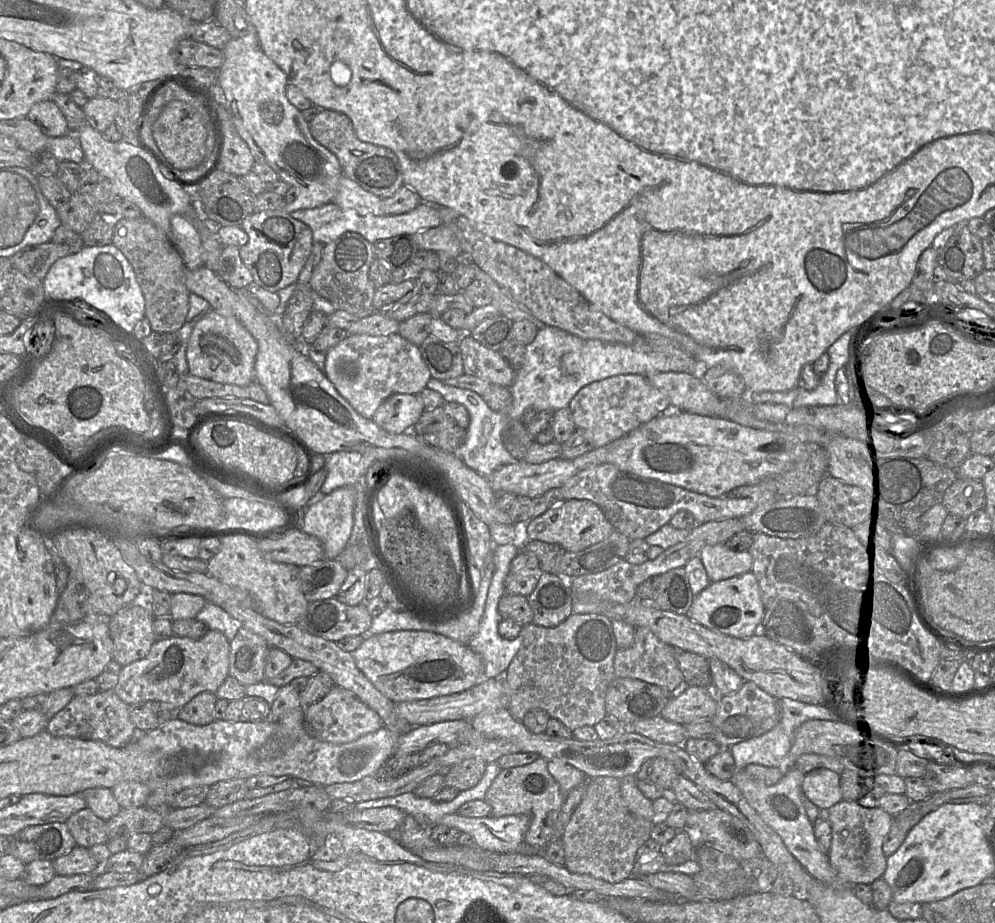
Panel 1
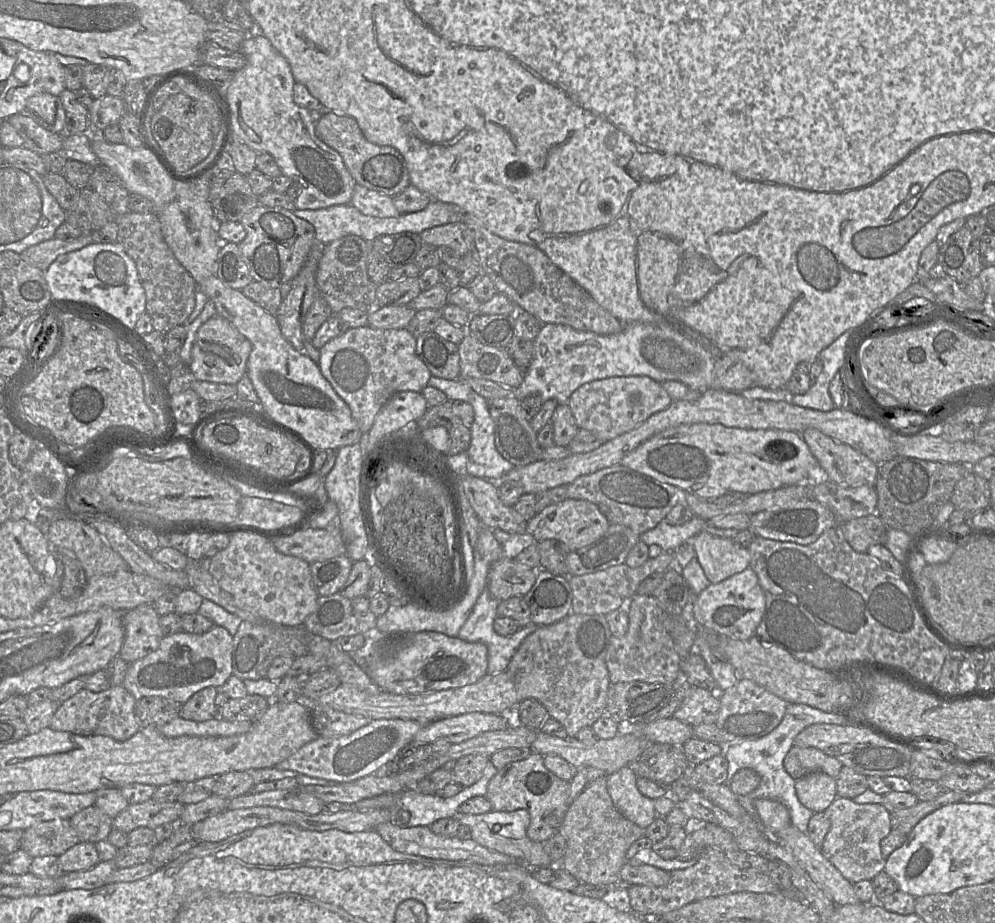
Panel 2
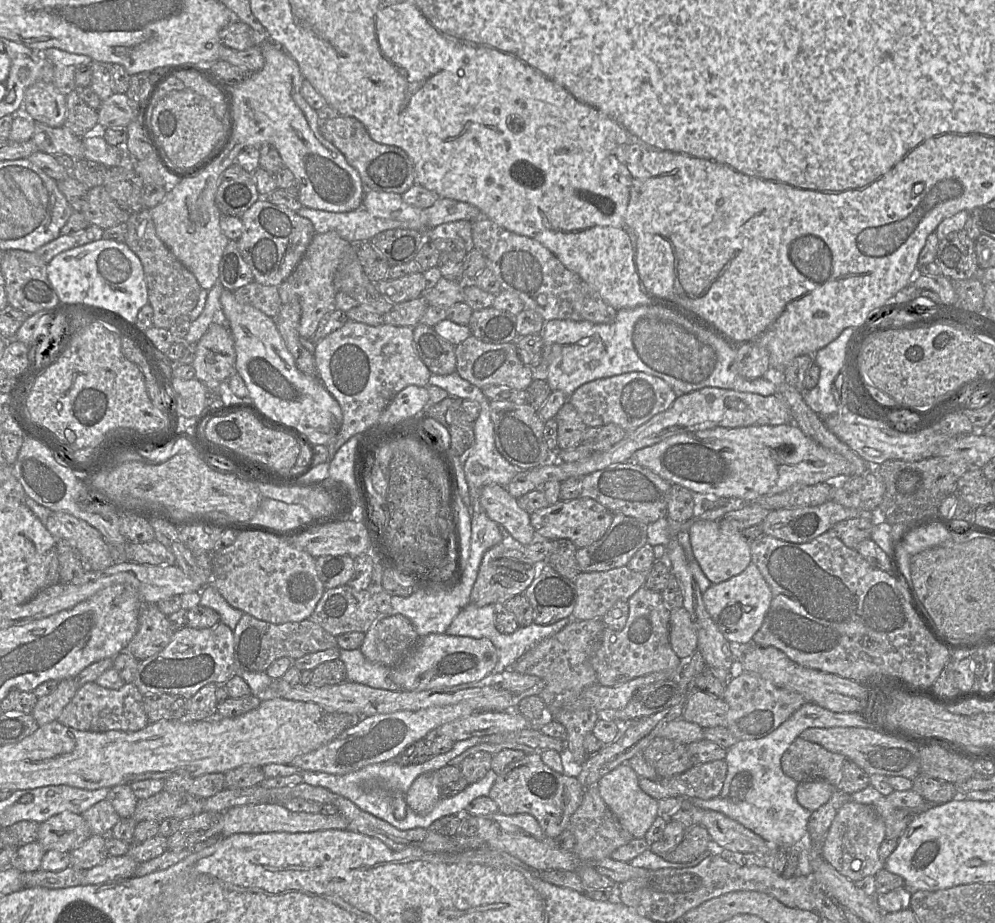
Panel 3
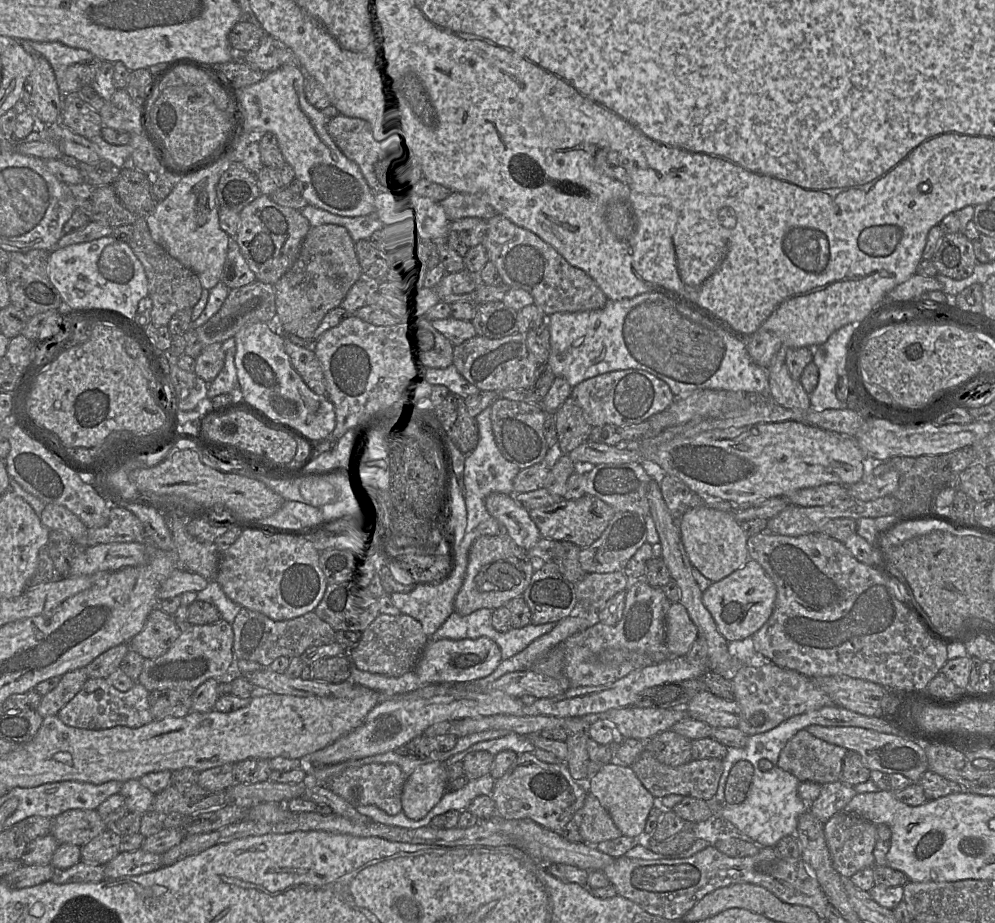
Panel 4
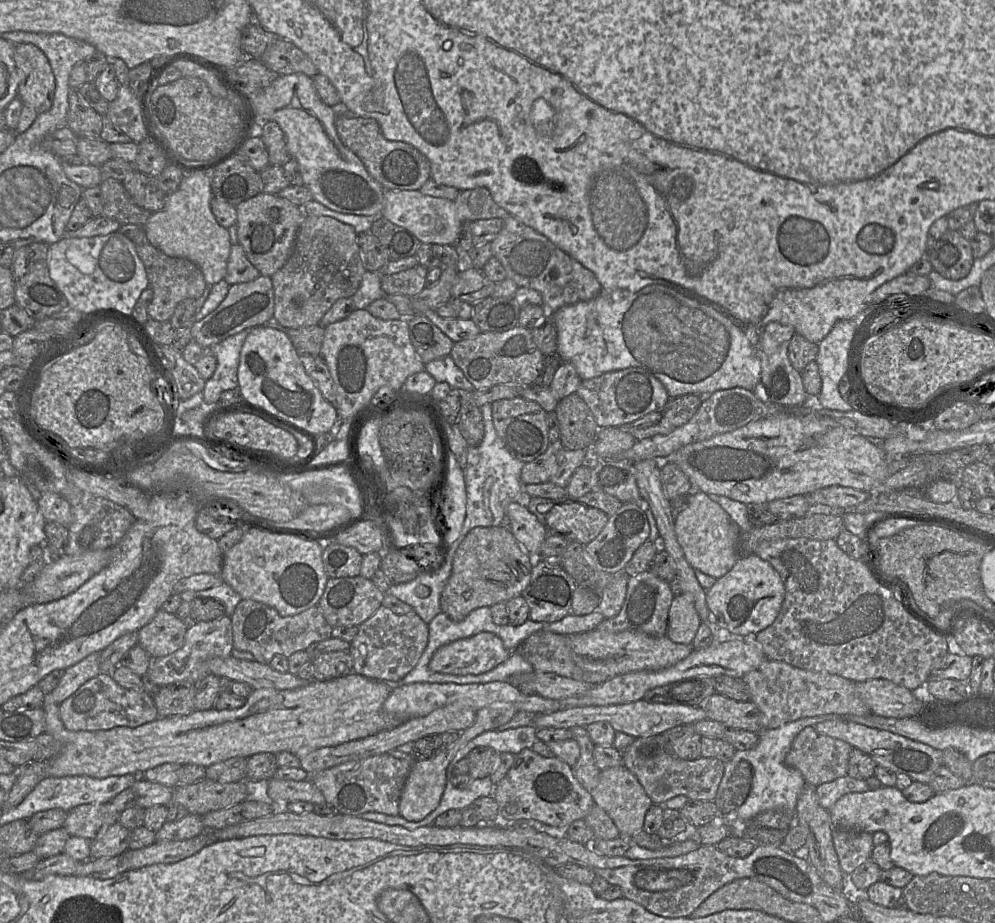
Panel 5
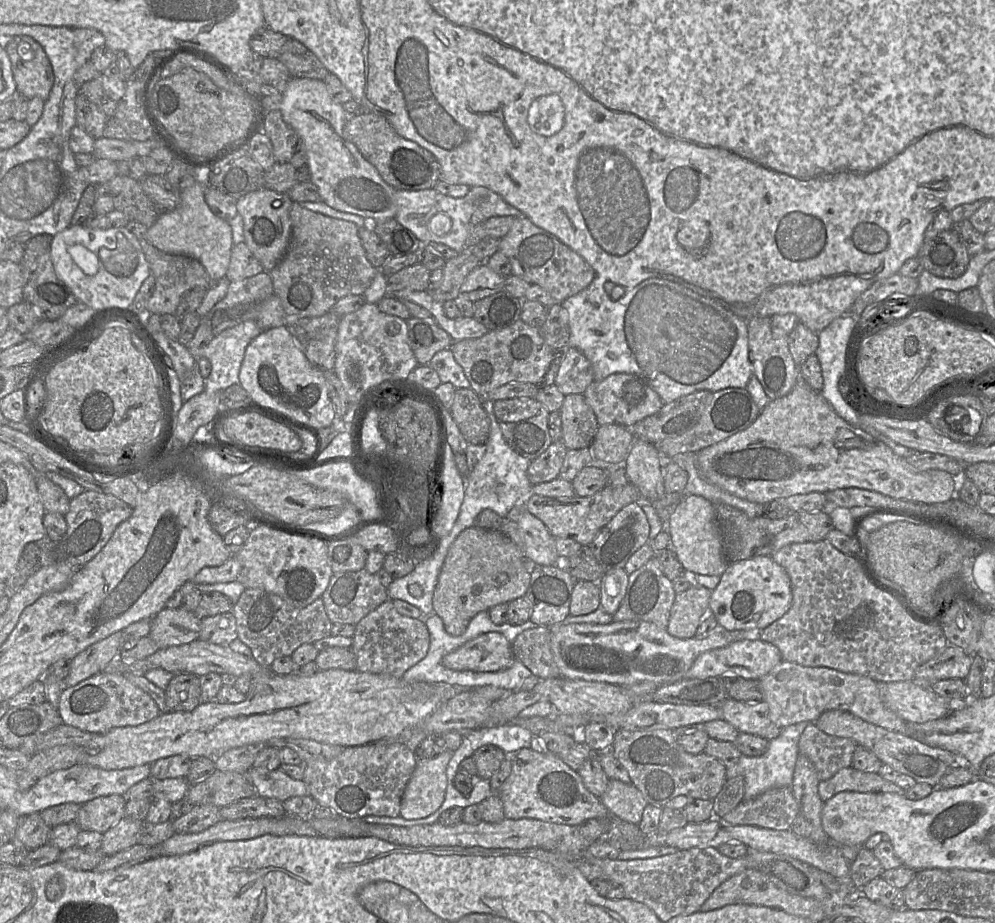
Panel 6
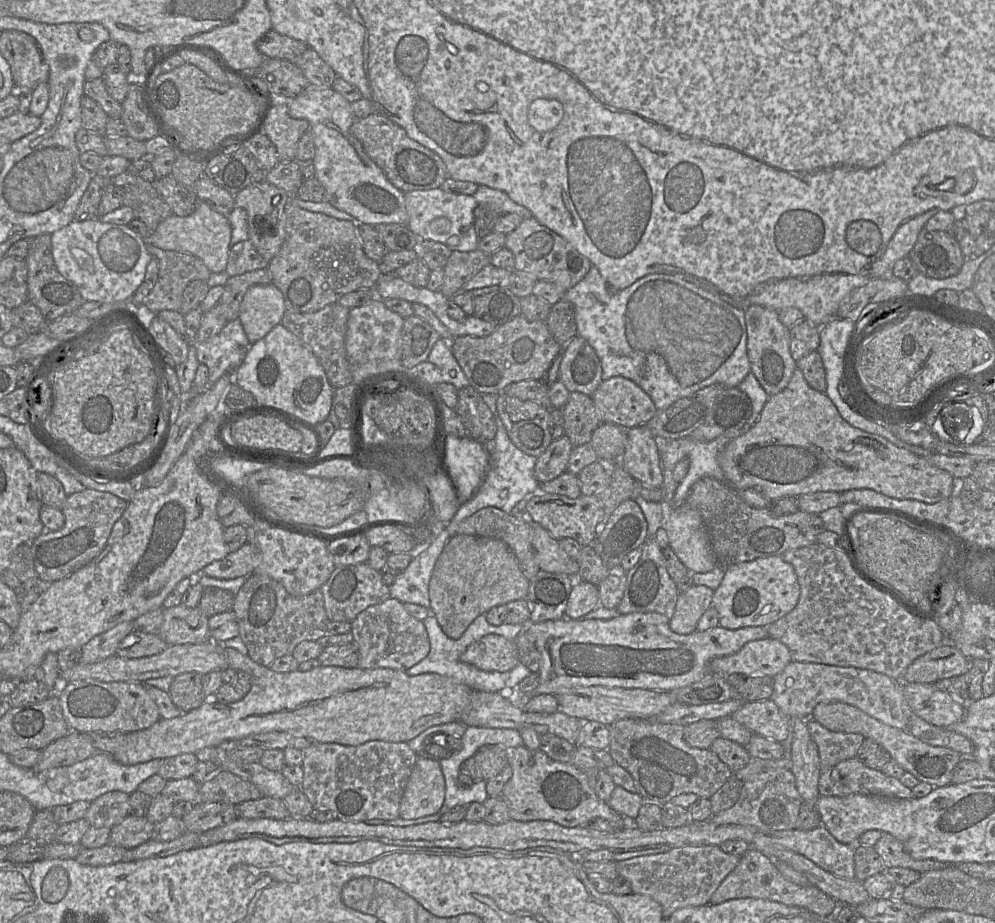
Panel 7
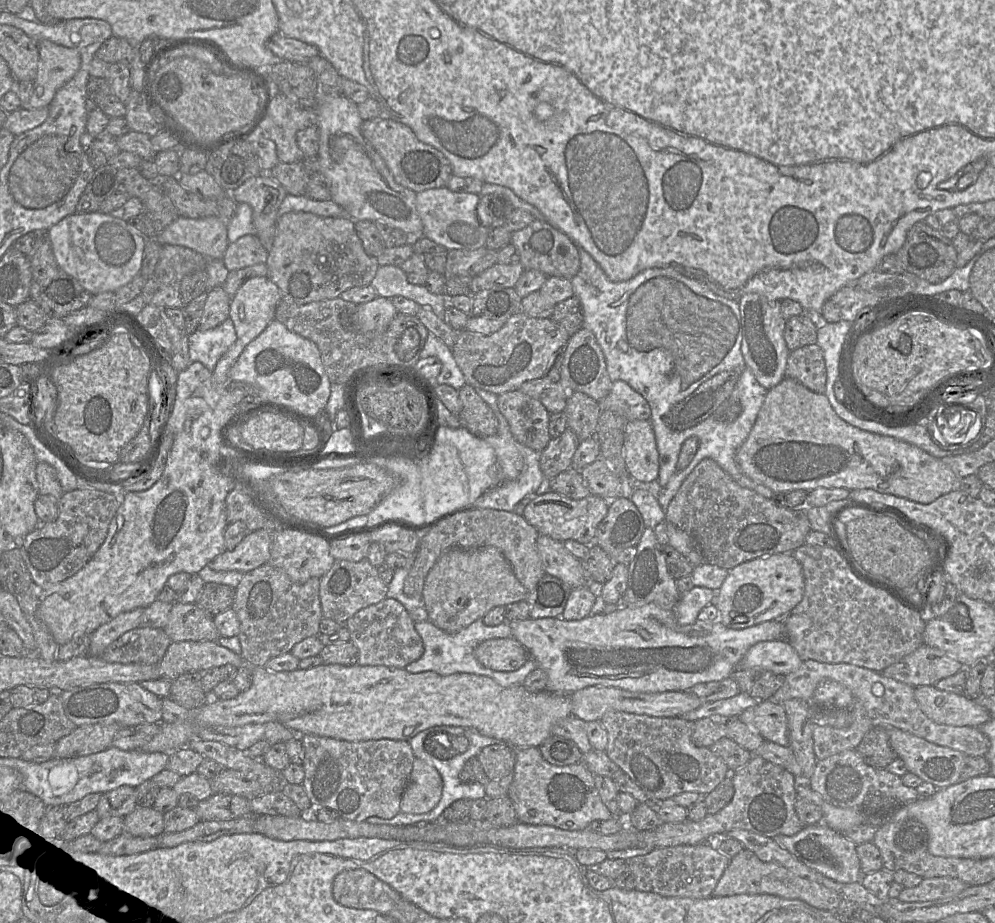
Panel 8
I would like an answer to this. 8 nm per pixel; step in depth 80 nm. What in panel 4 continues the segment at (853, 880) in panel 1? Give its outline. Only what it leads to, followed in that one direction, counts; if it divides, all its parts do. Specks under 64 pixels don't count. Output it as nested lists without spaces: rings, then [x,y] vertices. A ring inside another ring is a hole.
[[[842,810],[825,823],[824,835],[833,867],[843,878],[850,878],[857,871],[875,865],[873,850],[879,839],[877,825],[872,822]]]

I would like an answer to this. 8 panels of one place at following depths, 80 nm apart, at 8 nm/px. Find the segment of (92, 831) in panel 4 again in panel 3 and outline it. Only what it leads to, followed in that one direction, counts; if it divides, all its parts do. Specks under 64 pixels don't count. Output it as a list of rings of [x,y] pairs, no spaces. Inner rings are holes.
[[[65,811],[40,823],[37,841],[46,852],[71,852],[91,836],[92,832],[82,814]]]

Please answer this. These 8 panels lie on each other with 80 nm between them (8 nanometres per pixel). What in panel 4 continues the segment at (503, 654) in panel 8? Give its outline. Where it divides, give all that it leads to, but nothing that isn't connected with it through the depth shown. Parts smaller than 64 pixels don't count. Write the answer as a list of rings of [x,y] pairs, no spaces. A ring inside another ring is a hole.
[[[486,636],[475,639],[445,638],[437,641],[428,641],[413,670],[423,685],[460,683],[488,676],[501,661],[499,646]]]

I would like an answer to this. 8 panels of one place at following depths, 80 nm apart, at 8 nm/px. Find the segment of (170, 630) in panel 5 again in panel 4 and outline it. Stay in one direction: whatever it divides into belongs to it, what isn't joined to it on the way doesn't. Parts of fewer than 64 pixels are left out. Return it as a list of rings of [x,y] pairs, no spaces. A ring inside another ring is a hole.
[[[157,606],[149,613],[144,628],[129,641],[129,647],[144,659],[155,659],[173,645],[181,632],[172,615]]]

